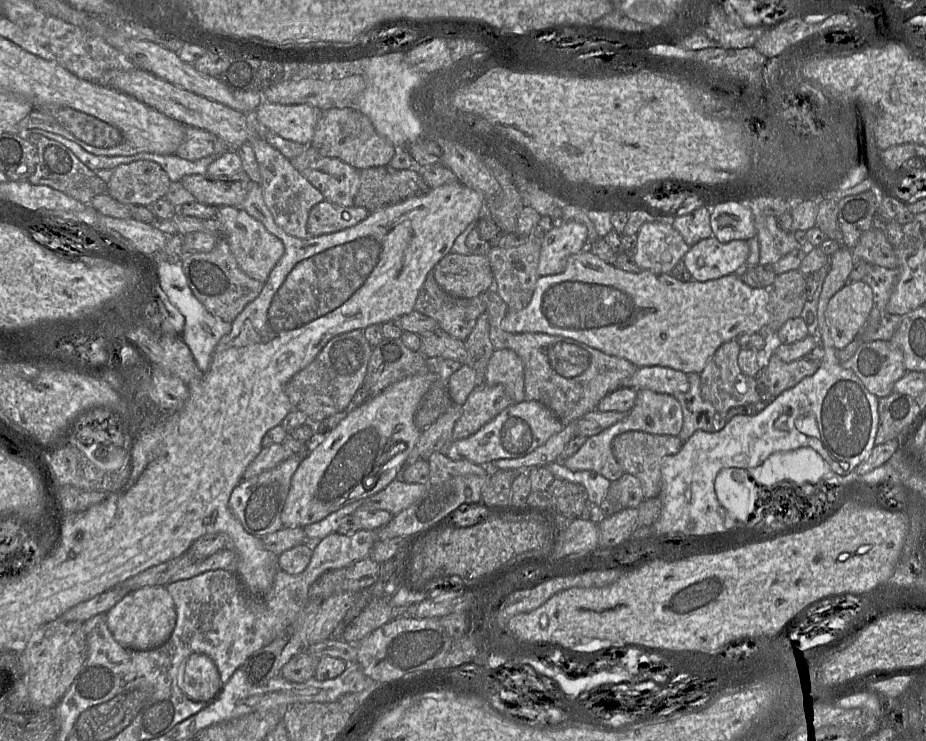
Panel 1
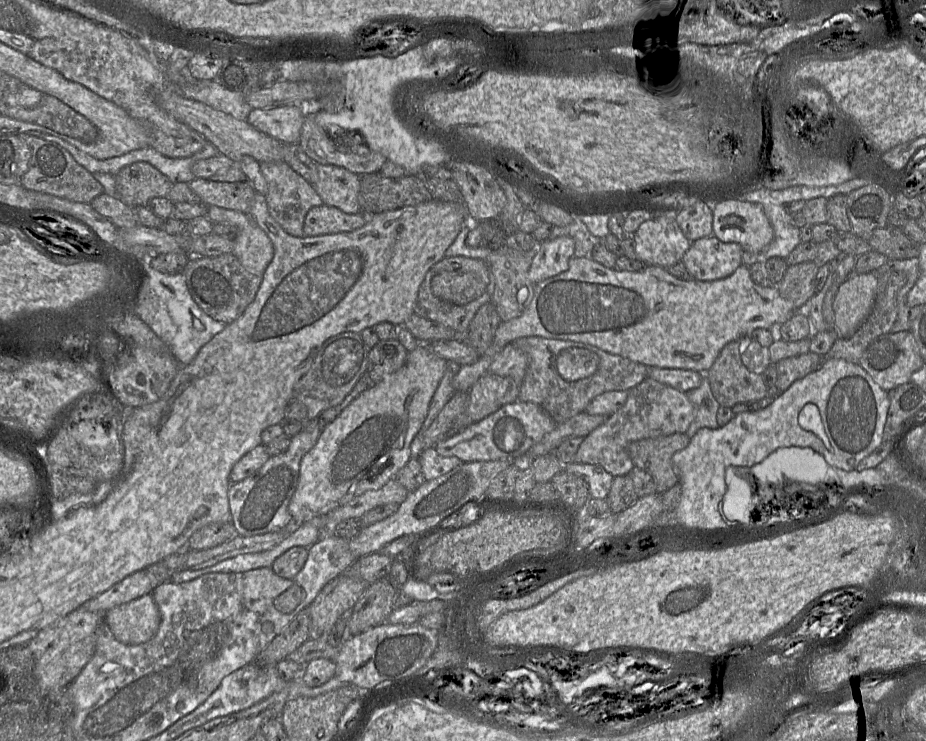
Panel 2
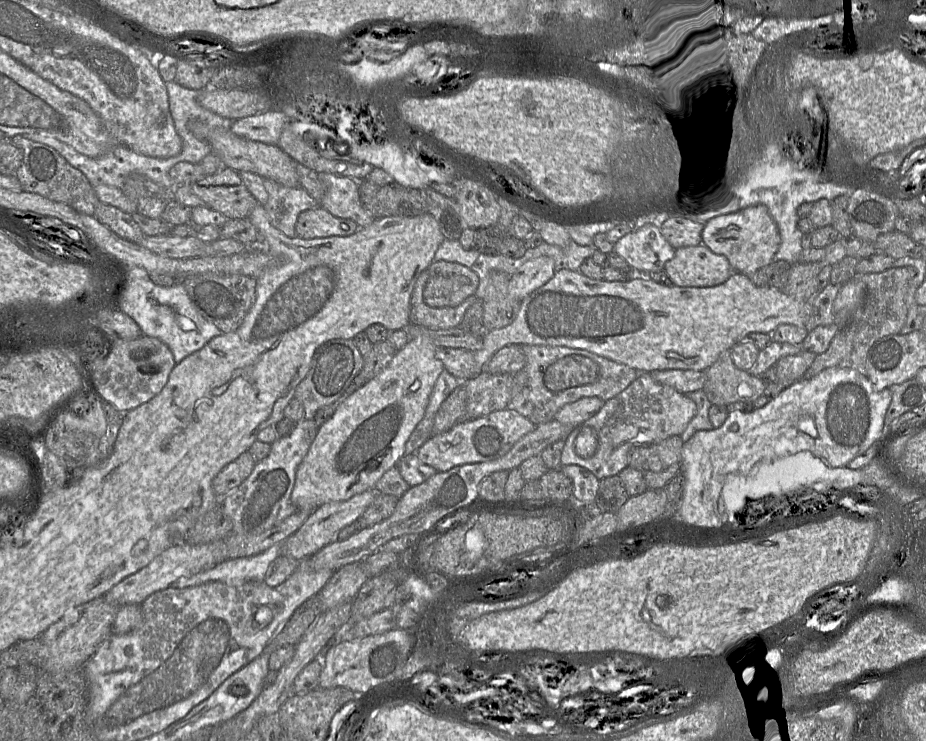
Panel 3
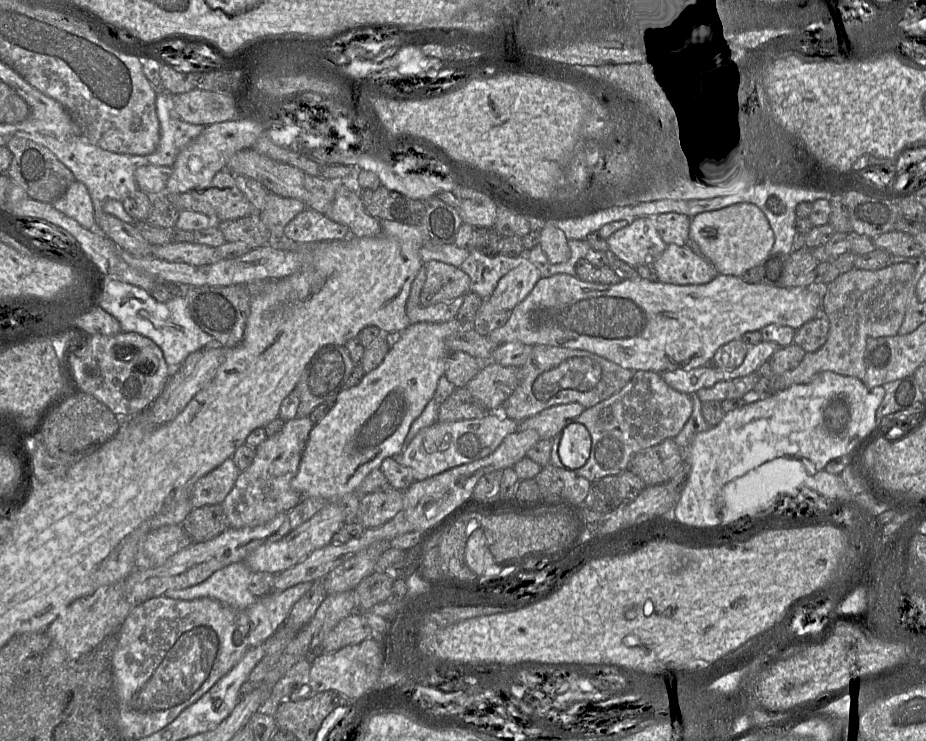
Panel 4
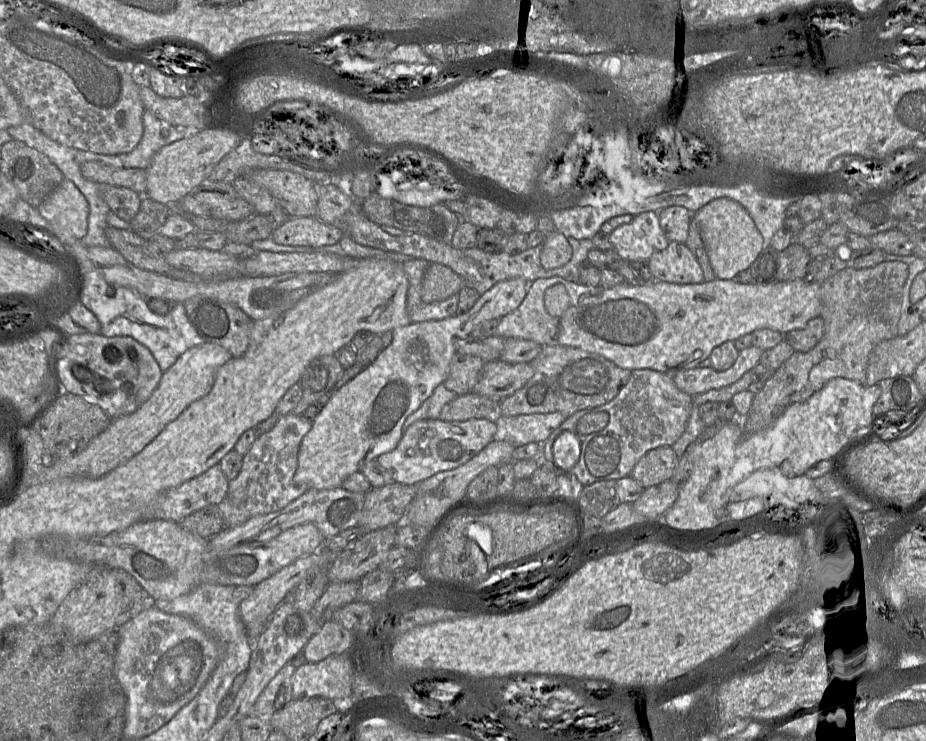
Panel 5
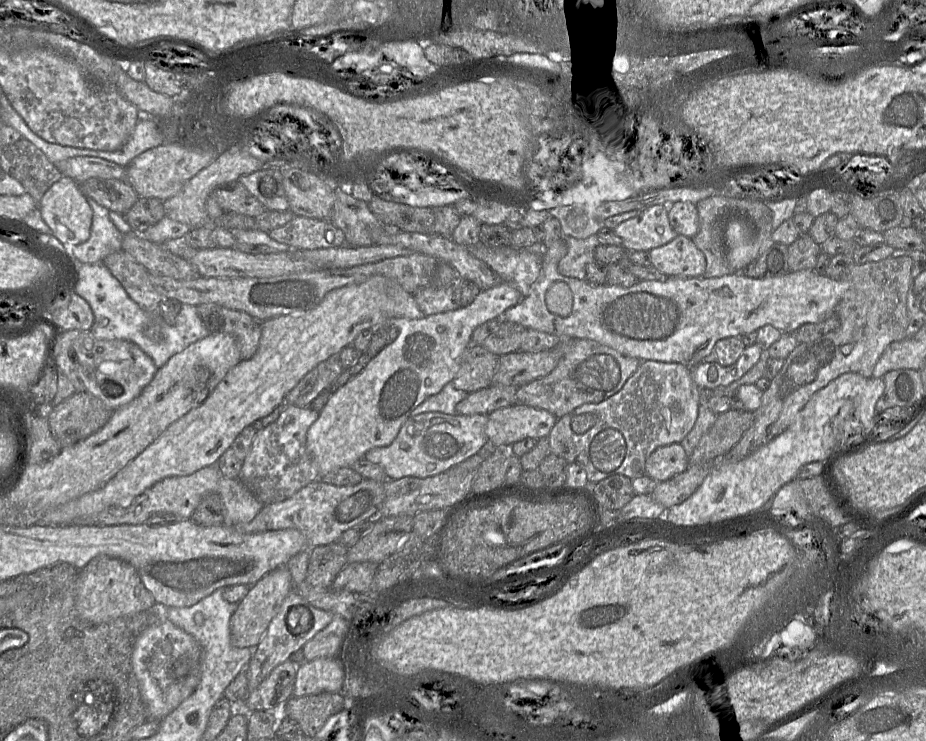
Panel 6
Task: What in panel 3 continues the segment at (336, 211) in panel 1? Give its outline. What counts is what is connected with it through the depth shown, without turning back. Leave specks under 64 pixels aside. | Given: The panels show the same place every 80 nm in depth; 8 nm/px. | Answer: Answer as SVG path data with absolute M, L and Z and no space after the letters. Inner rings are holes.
M321 206L302 212L295 226L297 237L303 239L350 236L359 226L350 219L338 218Z

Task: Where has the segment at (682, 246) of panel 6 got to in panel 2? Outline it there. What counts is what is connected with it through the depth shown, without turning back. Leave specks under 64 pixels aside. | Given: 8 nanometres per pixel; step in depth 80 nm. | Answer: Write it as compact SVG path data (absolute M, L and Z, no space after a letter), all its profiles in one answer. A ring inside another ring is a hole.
M708 236L691 242L681 261L691 280L714 281L730 276L742 265L743 248Z

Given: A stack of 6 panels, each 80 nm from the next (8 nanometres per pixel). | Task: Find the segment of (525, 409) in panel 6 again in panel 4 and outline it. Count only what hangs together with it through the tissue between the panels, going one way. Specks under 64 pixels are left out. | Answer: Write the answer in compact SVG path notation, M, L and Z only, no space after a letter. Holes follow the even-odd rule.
M578 403L557 405L518 422L517 431L535 430L541 440L551 439L573 422L586 408Z

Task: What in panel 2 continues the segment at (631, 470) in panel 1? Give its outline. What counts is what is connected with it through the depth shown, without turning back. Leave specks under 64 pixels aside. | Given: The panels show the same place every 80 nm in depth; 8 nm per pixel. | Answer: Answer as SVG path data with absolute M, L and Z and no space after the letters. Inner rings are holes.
M685 433L642 439L630 443L627 452L634 467L649 473L656 492L663 493L678 482L672 457L689 441Z

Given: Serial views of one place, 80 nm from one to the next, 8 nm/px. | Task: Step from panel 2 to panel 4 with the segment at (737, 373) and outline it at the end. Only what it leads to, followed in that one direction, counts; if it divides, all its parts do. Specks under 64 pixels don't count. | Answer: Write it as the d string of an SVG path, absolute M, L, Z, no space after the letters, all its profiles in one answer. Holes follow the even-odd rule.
M756 372L736 378L730 381L722 381L712 387L698 390L697 396L705 403L709 401L723 401L727 399L742 399L748 392L752 391L760 377Z

